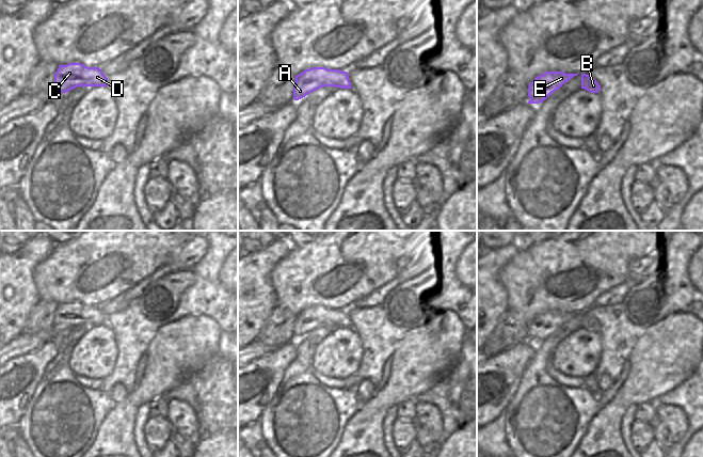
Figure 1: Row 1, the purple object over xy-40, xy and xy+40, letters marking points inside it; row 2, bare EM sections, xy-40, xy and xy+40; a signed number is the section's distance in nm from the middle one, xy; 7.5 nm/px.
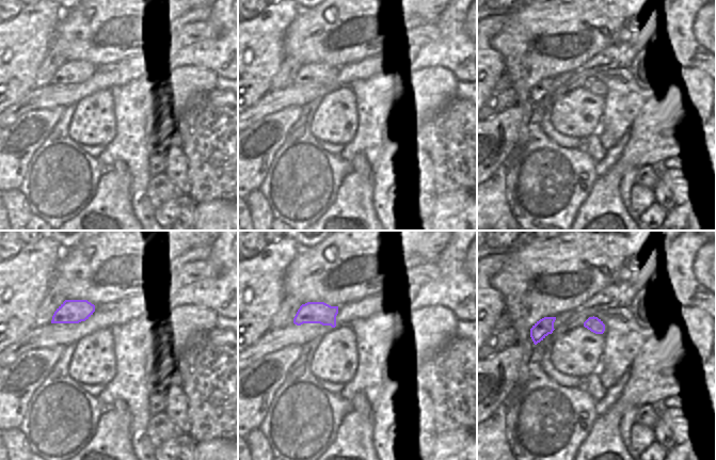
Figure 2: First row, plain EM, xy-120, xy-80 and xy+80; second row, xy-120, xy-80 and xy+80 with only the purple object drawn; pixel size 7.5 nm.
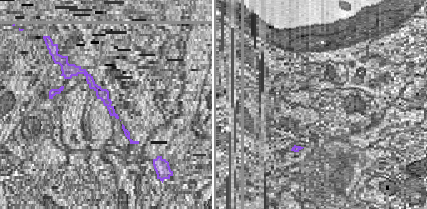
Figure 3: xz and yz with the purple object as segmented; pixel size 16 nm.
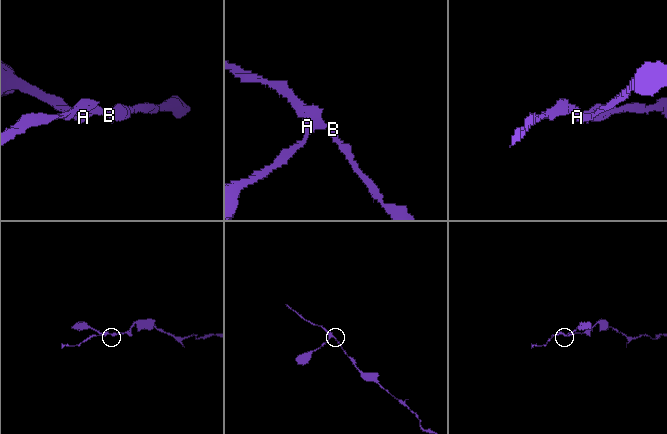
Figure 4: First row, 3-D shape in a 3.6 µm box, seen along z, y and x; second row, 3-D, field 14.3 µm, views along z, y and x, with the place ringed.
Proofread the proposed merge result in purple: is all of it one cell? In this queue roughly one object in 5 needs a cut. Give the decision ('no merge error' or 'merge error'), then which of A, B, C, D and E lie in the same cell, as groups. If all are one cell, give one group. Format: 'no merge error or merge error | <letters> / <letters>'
no merge error | A B C D E

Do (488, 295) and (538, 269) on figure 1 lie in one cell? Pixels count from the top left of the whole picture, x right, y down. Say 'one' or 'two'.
two

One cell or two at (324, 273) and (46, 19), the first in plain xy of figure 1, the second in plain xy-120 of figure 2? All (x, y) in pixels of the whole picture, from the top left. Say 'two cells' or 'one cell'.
two cells

